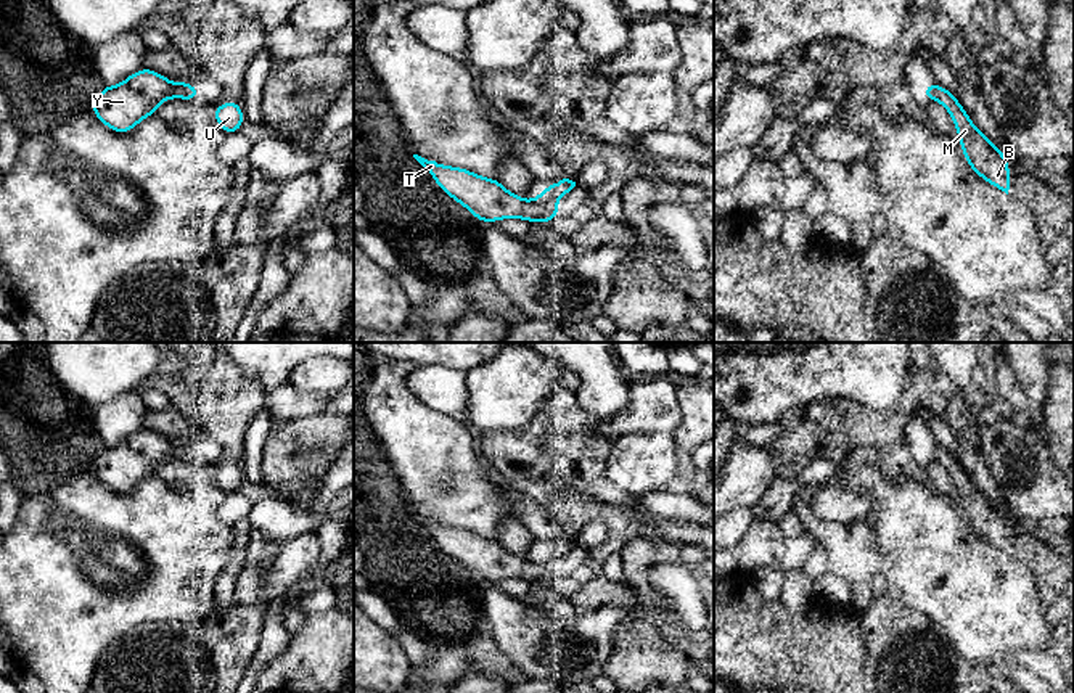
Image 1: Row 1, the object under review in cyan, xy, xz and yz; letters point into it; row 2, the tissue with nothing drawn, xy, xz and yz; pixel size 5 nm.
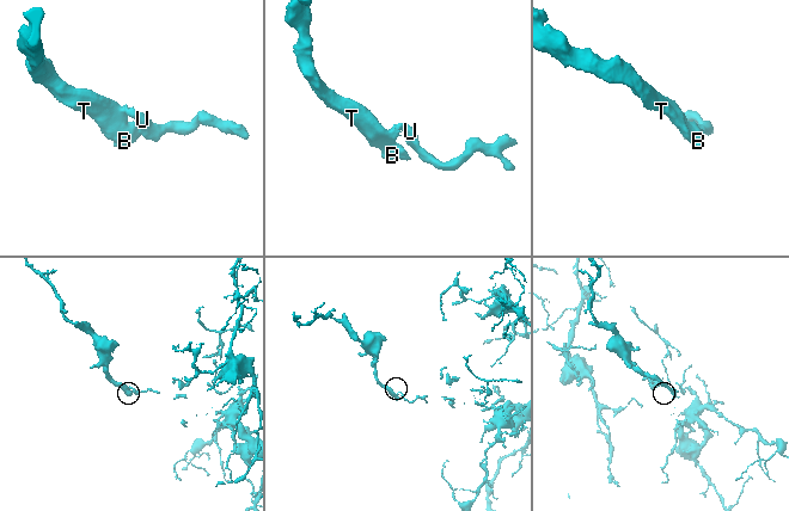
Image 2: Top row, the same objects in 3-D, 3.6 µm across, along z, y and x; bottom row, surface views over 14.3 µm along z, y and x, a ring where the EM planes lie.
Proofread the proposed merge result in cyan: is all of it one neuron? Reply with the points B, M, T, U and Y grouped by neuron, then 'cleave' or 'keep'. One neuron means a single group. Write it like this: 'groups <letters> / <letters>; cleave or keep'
groups B M T Y / U; cleave

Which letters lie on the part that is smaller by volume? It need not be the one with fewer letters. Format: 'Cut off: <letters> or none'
Cut off: B, M, T, Y

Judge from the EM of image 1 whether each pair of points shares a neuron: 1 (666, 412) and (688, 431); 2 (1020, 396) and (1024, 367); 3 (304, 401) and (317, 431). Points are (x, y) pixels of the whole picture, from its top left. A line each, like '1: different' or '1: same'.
1: different
2: different
3: different

